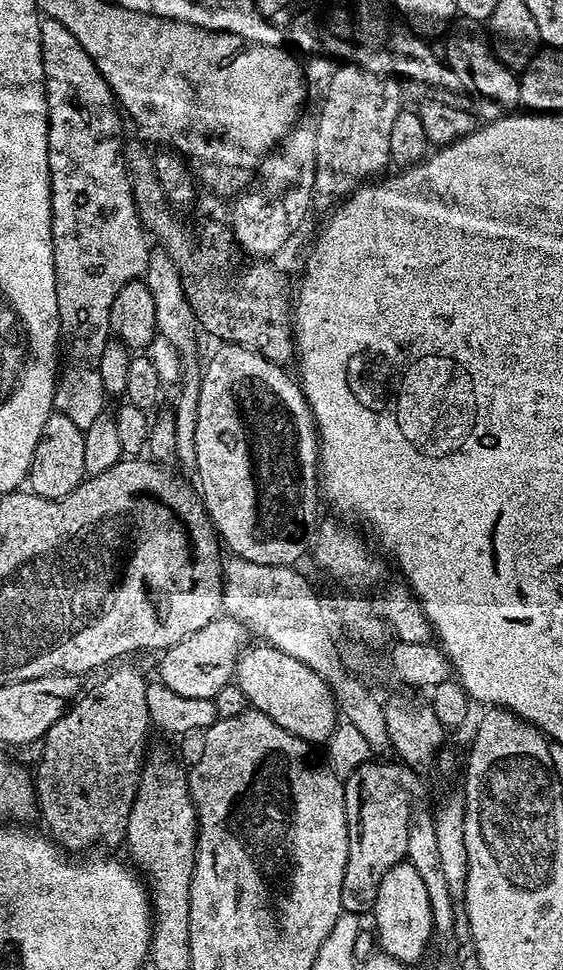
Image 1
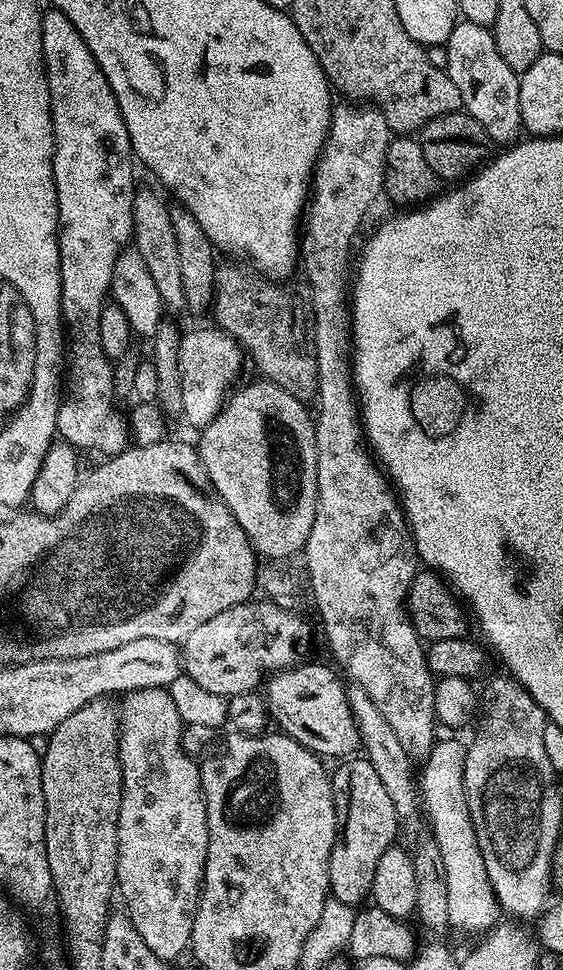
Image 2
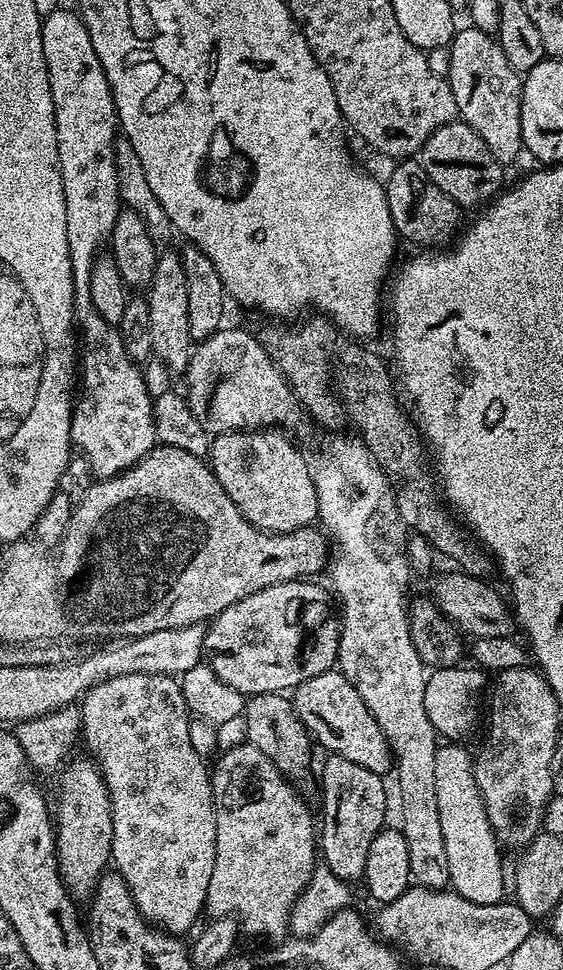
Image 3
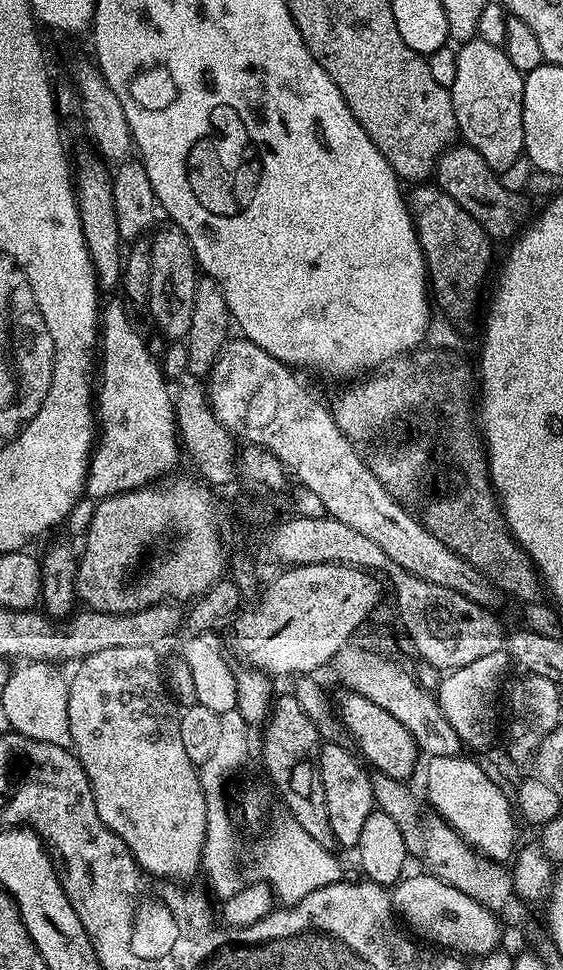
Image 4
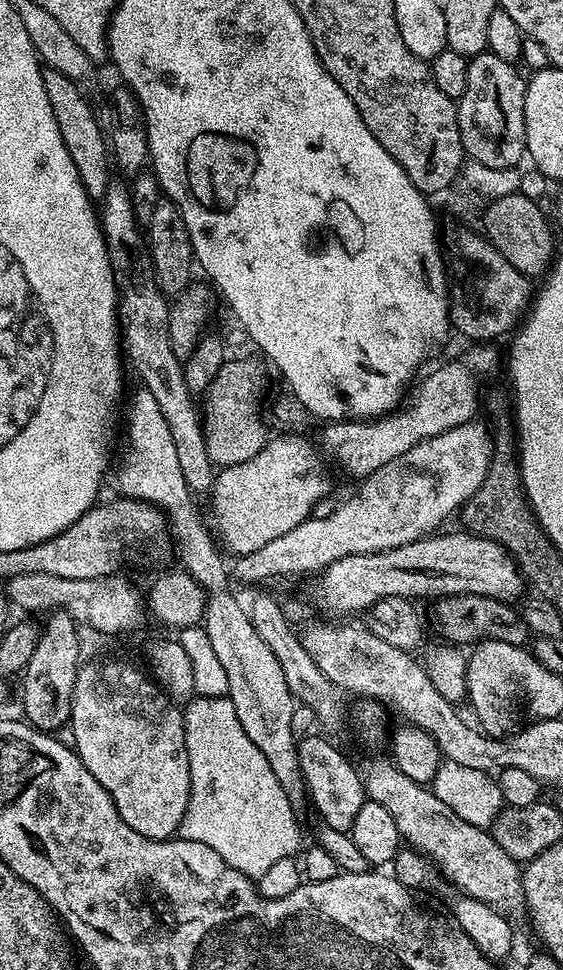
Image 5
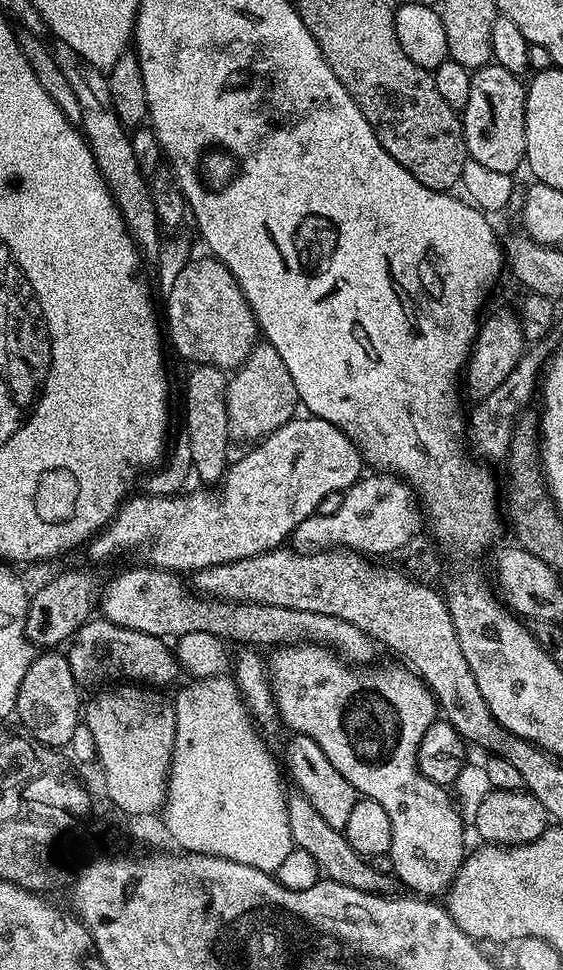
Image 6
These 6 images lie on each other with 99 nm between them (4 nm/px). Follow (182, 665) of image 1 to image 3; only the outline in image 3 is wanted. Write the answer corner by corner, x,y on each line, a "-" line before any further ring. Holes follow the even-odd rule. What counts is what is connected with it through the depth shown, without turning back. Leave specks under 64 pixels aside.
307,579
278,582
274,586
266,586
266,590
258,590
258,594
250,594
226,606
226,610
212,617
204,634
204,656
208,667
222,678
222,682
226,682
226,686
241,692
245,698
295,690
302,682
333,671
340,645
340,617
330,599
329,589
324,588

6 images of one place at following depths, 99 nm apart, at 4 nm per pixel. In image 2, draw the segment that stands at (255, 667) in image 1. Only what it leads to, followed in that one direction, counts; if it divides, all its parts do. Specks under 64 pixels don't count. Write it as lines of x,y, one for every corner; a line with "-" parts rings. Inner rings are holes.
301,662
295,668
284,668
267,677
266,699
271,719
280,723
279,731
283,735
294,738
321,758
348,758
359,753
362,745
354,714
348,705
345,681
340,681
324,664
308,663

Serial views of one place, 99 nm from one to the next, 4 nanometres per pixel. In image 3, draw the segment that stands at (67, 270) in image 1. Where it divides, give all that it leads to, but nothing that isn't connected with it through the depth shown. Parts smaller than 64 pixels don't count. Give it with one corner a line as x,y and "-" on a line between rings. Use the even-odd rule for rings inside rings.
58,6
54,11
47,13
41,19
41,30
42,30
42,46
43,46
43,57
46,58
46,66
47,66
47,77
50,78
50,88
51,88
51,98
54,99
54,122
56,123
56,137
58,138
58,162
60,163
60,173
62,174
62,186
64,187
64,197
66,198
66,242
70,242
70,266
72,267
72,277
74,278
74,310
76,311
74,317
74,324
75,327
78,329
78,336
79,339
82,341
82,355
79,357
78,364
79,367
82,369
82,376
84,372
84,389
79,389
78,392
78,399
75,401
74,407
72,409
72,442
73,445
78,449
80,448
80,452
84,455
84,460
86,463
92,467
93,477
96,478
103,478
106,476
116,476
119,472
124,472
128,468
133,468
146,455
147,452
151,452
153,448
157,447
158,441
156,438
155,432
155,418
154,414
152,413
153,408
153,399
154,397
148,393
148,387
146,386
146,382
144,381
144,373
142,371
141,365
136,363
132,360
130,354
126,352
125,346
123,346
122,338
120,337
119,331
113,325
106,323
106,321
102,318
102,314
98,314
98,310
94,310
94,302
90,302
90,274
92,273
92,267
94,266
94,262
96,261
96,257
101,255
102,249
100,248
109,243
110,237
112,235
112,231
114,230
114,224
116,219
118,218
118,214
122,210
122,201
120,199
119,188
118,188
118,172
115,170
115,144
118,139
118,121
116,119
116,103
113,102
112,92
109,90
109,82
105,76
105,71
102,70
101,62
98,60
98,56
94,51
93,40
89,36
89,31
86,30
85,24
81,21
80,15
77,11
73,9
66,10
64,6

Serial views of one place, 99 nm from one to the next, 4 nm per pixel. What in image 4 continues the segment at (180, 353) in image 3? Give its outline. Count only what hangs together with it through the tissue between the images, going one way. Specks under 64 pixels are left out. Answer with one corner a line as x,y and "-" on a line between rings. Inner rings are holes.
161,223
150,238
150,282
146,307
157,328
168,340
182,340
189,332
195,288
199,280
198,265
189,239
174,223

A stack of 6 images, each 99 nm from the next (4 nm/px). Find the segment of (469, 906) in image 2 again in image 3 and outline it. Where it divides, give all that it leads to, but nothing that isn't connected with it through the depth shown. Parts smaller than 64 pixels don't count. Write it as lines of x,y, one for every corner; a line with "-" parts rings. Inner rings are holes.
460,746
437,747
434,760
434,784
437,791
438,816
441,819
442,838
446,847
447,870
450,872
449,885
457,894
480,905
494,905
503,901
504,894
504,868
502,866
502,851
496,834
489,824
484,800
478,790
476,779
473,776
474,763
469,754

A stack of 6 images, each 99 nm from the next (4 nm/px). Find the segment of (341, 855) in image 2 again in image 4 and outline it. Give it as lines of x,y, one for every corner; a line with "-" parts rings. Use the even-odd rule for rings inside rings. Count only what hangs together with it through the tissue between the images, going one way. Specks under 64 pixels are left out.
340,742
321,743
316,767
320,769
320,781
324,791
324,812
328,815
330,830
341,849
344,847
352,850
358,842
363,823
374,810
375,796
372,793
372,778
364,773
363,768
356,762
357,757
351,751
348,753
343,746
344,744

